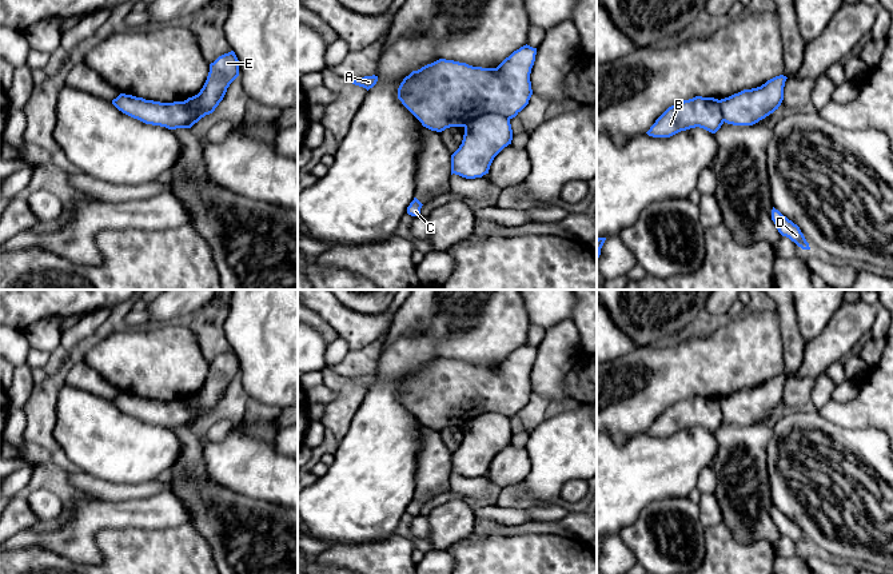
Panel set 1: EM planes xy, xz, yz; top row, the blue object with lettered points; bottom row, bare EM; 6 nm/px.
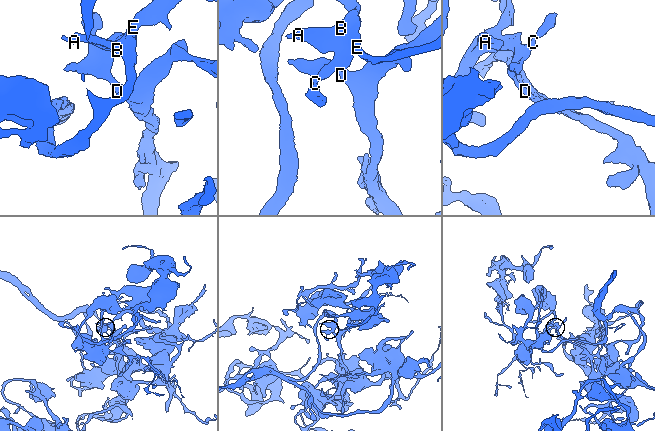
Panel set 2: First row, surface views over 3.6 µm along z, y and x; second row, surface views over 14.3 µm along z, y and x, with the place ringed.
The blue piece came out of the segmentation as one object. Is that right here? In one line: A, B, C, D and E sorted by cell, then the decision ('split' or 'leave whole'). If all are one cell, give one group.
A B C D E | leave whole

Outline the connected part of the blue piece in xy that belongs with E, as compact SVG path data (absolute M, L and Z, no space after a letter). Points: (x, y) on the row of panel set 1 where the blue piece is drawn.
M234 51L210 64L207 80L200 92L184 101L160 103L120 93L112 104L123 113L145 124L168 129L191 128L215 111L230 84L239 76L239 60Z

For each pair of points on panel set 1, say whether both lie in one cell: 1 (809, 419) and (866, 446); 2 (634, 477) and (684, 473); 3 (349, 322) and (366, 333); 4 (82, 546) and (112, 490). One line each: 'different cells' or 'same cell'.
1: same cell
2: same cell
3: same cell
4: different cells

